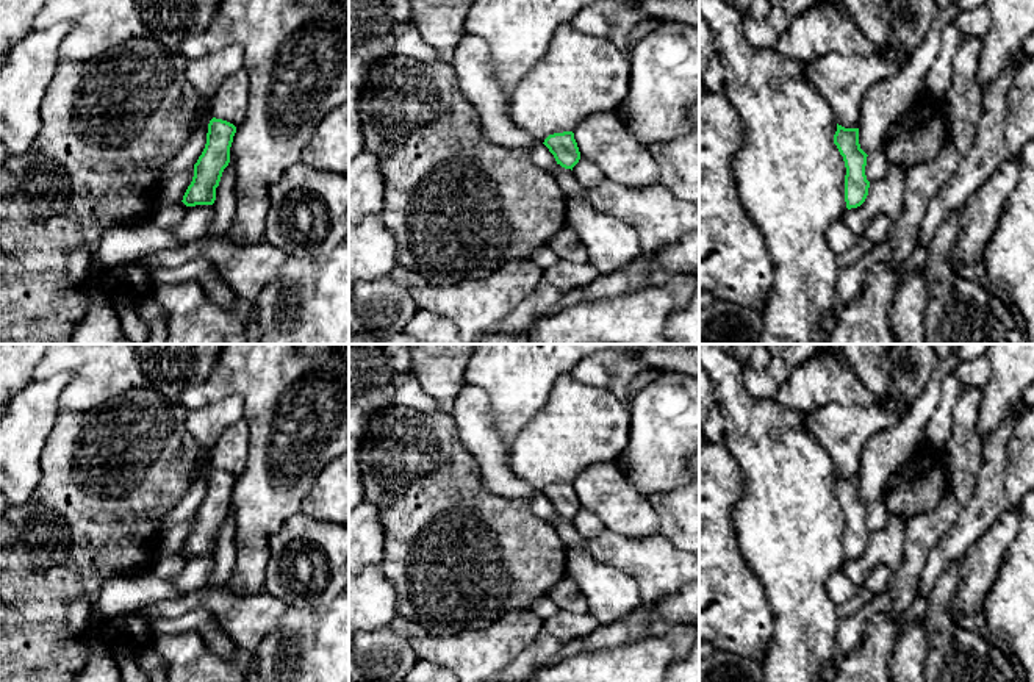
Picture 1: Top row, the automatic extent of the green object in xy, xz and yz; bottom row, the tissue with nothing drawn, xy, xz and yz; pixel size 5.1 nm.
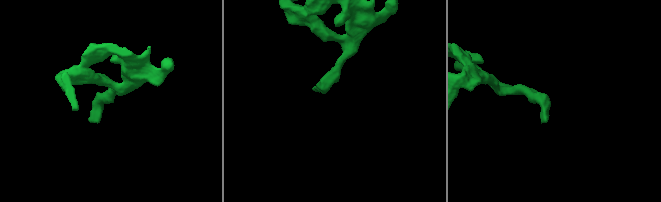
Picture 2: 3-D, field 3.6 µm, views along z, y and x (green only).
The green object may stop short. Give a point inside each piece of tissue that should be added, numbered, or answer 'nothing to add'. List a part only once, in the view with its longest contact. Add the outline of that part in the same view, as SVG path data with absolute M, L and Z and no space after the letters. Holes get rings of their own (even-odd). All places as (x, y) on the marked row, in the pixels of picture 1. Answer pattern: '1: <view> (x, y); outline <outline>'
nothing to add

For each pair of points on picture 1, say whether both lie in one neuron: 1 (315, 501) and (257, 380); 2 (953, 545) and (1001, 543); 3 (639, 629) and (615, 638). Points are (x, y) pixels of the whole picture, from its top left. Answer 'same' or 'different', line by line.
1: different
2: different
3: same

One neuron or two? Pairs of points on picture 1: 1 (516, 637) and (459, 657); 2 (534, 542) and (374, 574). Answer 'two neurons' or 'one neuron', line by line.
1: one neuron
2: two neurons

